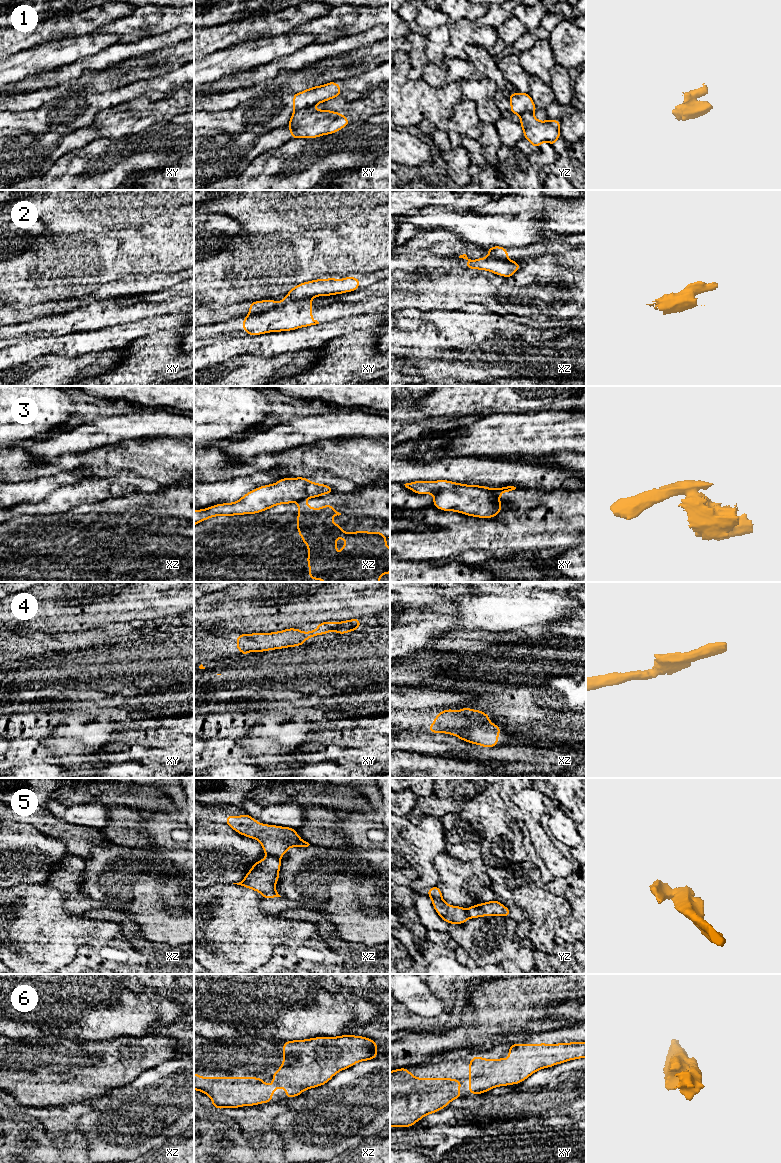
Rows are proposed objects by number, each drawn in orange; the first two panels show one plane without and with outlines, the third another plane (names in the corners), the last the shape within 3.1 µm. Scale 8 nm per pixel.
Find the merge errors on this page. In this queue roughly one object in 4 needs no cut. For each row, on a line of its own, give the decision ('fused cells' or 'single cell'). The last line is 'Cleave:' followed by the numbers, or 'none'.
1: fused cells
2: fused cells
3: fused cells
4: fused cells
5: fused cells
6: single cell
Cleave: 1, 2, 3, 4, 5

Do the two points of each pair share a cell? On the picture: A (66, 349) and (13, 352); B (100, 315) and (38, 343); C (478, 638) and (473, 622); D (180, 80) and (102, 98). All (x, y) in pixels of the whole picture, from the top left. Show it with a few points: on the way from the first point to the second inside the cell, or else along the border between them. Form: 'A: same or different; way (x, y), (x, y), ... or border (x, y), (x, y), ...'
A: same; way (53, 347), (37, 347), (26, 351)
B: different; border (77, 331), (31, 339)
C: different; border (457, 628), (465, 630), (499, 630)
D: same; way (161, 87), (143, 87), (121, 94)

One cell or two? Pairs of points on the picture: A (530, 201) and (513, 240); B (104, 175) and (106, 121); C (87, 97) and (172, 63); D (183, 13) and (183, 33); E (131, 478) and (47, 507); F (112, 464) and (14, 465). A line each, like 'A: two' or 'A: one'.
A: two
B: two
C: two
D: two
E: one
F: one

